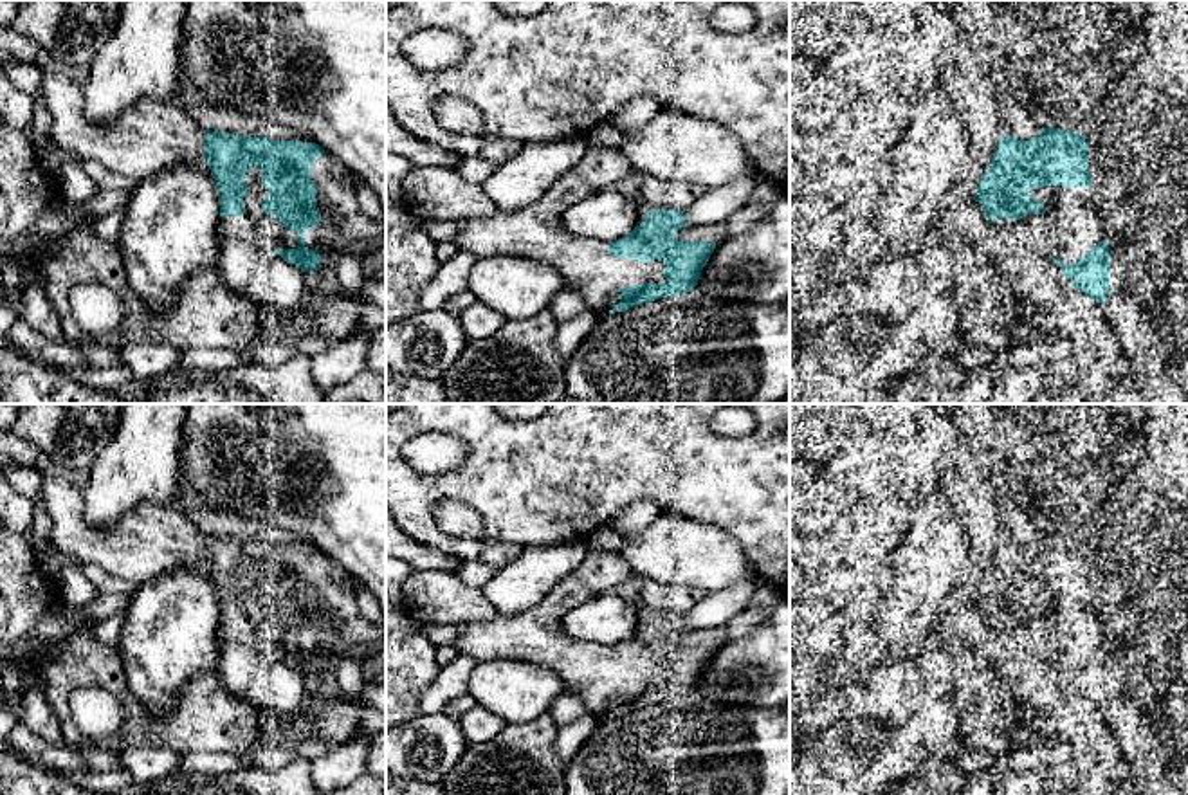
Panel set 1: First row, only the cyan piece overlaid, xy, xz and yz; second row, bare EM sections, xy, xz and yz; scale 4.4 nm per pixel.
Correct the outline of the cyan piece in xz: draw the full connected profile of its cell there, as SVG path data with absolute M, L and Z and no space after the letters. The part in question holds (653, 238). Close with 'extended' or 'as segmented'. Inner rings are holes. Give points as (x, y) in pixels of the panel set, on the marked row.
M588 146L577 164L535 202L514 211L496 211L492 216L460 220L461 231L456 245L476 258L526 256L548 263L561 272L566 285L579 288L588 308L597 315L624 312L660 297L692 292L703 267L721 242L678 240L674 233L689 225L683 211L647 211L640 225L615 242L582 238L564 227L562 215L571 204L609 187L611 182L629 173L631 166L618 150Z; extended

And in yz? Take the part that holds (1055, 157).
M1040 128L1031 141L1019 141L1004 133L973 198L988 224L1011 227L1028 249L1051 258L1080 292L1100 305L1107 301L1109 238L1094 206L1085 135Z; extended

